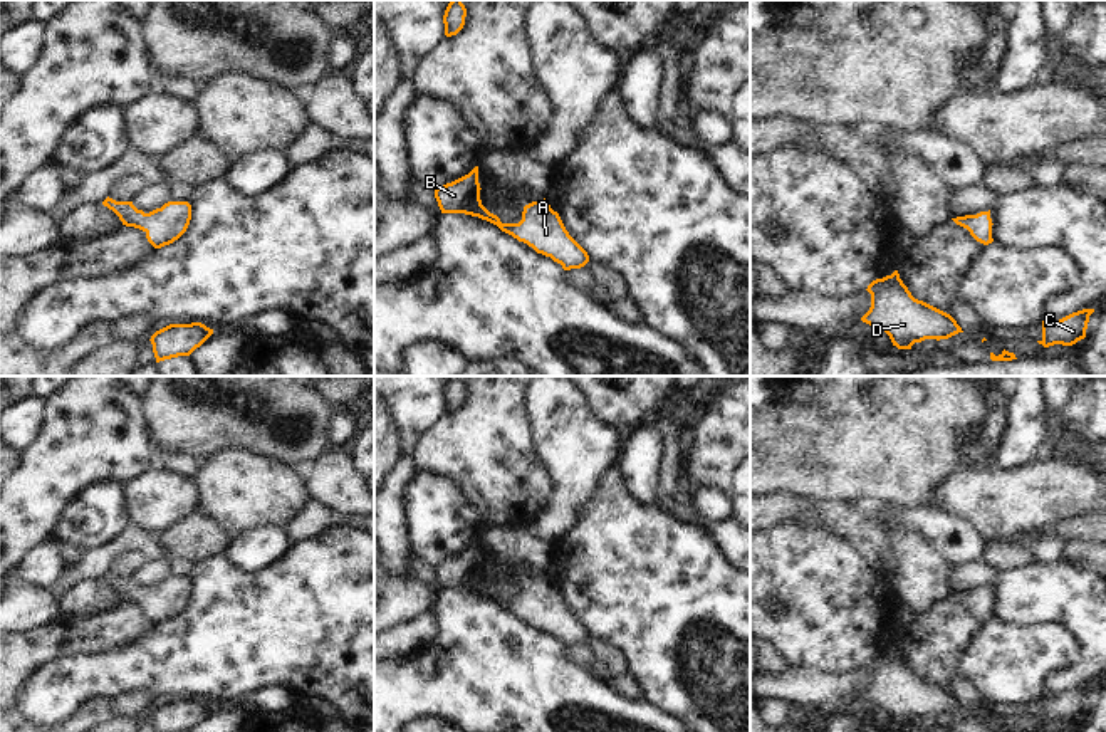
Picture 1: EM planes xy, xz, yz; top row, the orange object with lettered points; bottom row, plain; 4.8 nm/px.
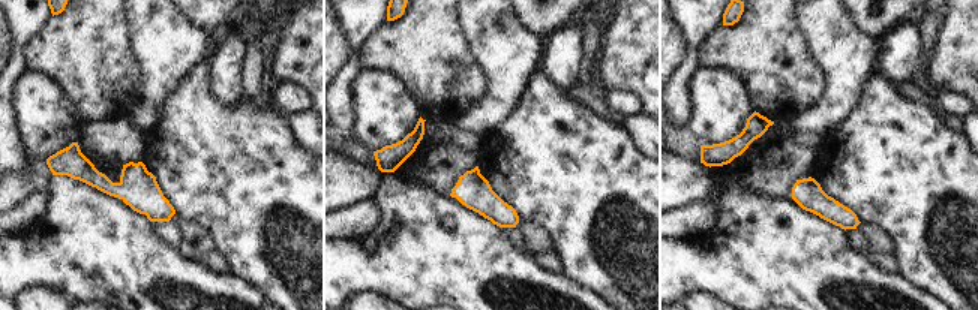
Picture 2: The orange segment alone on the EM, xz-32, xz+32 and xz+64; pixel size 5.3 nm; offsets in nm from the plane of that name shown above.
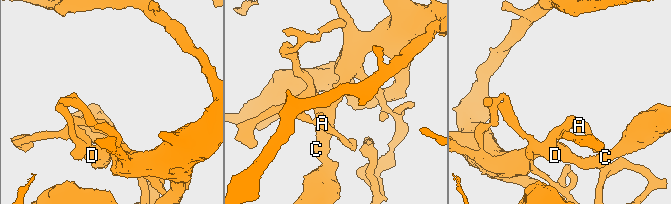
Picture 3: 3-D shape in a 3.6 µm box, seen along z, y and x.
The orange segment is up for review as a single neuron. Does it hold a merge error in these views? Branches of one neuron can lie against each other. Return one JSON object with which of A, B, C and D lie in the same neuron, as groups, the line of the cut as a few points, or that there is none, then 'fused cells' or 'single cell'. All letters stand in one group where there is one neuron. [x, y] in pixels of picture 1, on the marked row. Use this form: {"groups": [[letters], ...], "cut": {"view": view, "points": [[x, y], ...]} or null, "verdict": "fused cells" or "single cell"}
{"groups": [["A", "B", "C", "D"]], "cut": null, "verdict": "single cell"}

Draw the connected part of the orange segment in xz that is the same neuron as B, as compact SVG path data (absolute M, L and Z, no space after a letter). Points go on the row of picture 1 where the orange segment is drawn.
M475 166L468 175L436 188L435 198L441 213L465 213L487 220L537 254L550 257L564 270L581 269L589 262L587 252L569 235L545 198L525 205L519 223L502 223L482 205L480 190Z

